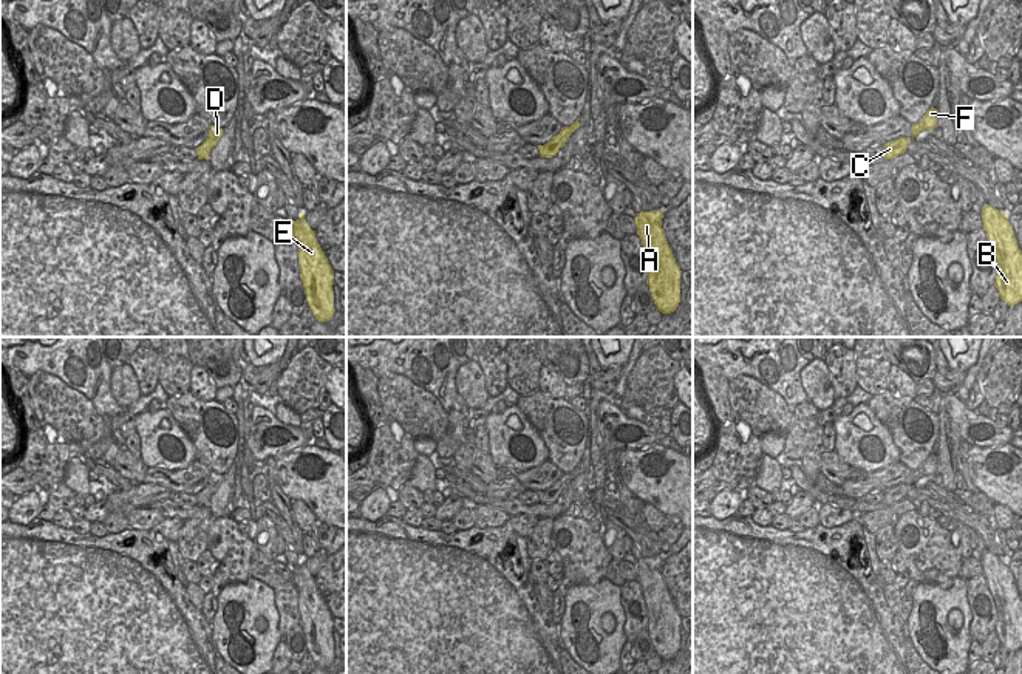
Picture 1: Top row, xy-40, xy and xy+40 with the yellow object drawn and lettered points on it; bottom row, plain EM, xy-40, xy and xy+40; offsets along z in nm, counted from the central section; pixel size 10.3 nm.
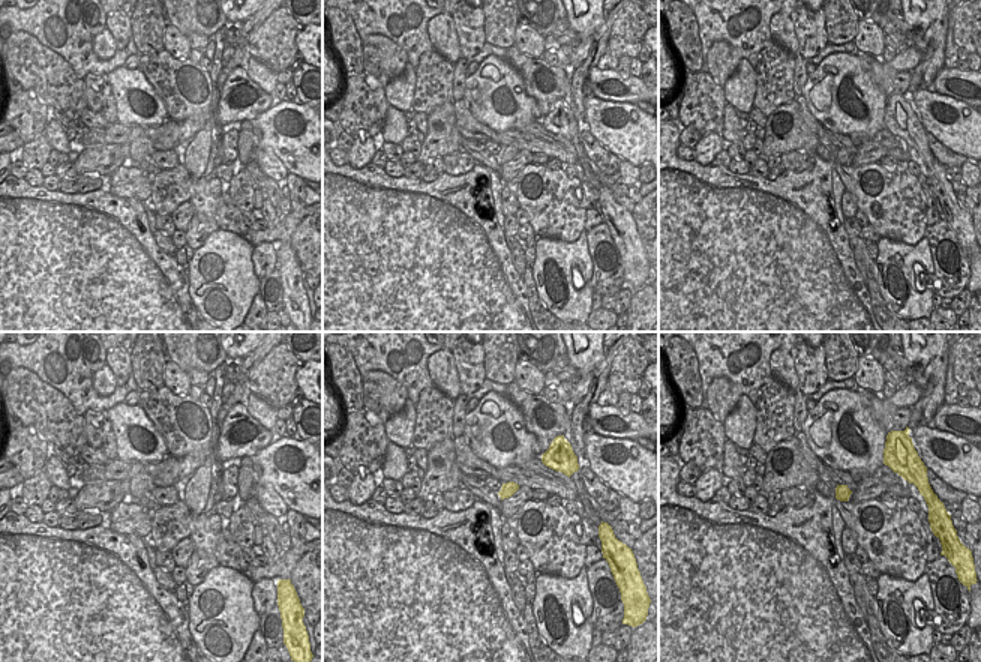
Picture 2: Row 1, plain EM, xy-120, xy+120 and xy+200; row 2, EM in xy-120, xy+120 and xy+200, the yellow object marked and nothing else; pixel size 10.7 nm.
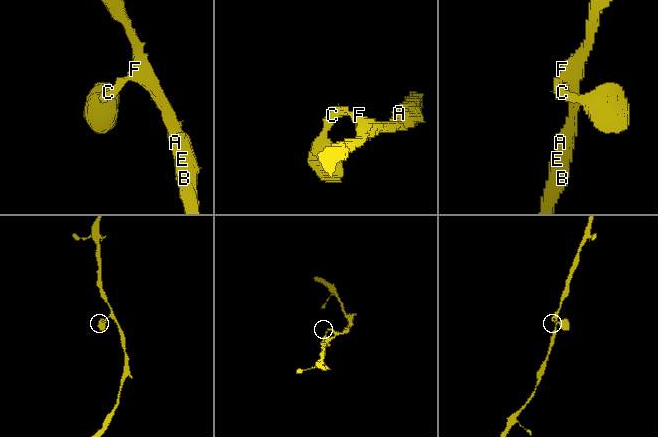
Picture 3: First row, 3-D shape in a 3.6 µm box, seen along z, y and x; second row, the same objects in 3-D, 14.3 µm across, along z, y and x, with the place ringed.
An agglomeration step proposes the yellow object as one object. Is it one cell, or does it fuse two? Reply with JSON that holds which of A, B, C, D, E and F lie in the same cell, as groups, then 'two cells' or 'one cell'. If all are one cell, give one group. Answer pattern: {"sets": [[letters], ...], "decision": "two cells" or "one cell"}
{"sets": [["A", "B", "C", "D", "E", "F"]], "decision": "one cell"}

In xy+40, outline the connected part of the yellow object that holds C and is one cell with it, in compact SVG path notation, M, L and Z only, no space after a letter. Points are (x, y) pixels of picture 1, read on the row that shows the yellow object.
M931 107L923 119L918 124L912 125L912 136L911 138L898 138L884 144L883 147L883 158L892 159L906 151L908 144L923 130L932 130L937 127L937 108Z

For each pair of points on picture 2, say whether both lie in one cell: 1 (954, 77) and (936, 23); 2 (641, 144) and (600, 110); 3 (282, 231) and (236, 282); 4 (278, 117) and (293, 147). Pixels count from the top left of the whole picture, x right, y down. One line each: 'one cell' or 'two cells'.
1: two cells
2: one cell
3: two cells
4: one cell

